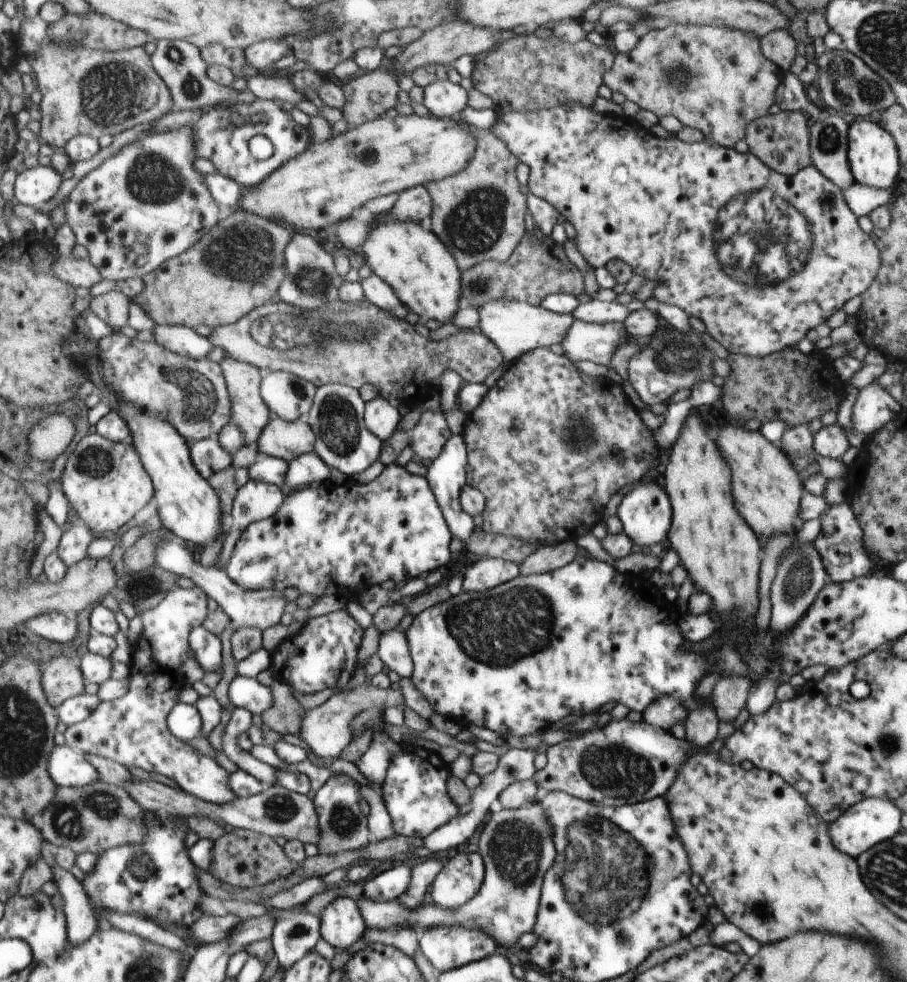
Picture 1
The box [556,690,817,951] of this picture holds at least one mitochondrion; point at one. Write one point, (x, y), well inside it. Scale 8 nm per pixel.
(619, 772)

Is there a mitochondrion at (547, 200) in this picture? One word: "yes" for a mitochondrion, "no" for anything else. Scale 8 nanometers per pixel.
no

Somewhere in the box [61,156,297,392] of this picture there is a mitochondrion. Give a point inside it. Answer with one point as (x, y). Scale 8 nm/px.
(240, 254)

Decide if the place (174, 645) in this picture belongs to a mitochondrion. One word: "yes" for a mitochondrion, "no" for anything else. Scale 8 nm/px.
no

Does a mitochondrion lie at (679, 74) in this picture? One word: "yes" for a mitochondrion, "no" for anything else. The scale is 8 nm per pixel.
yes

